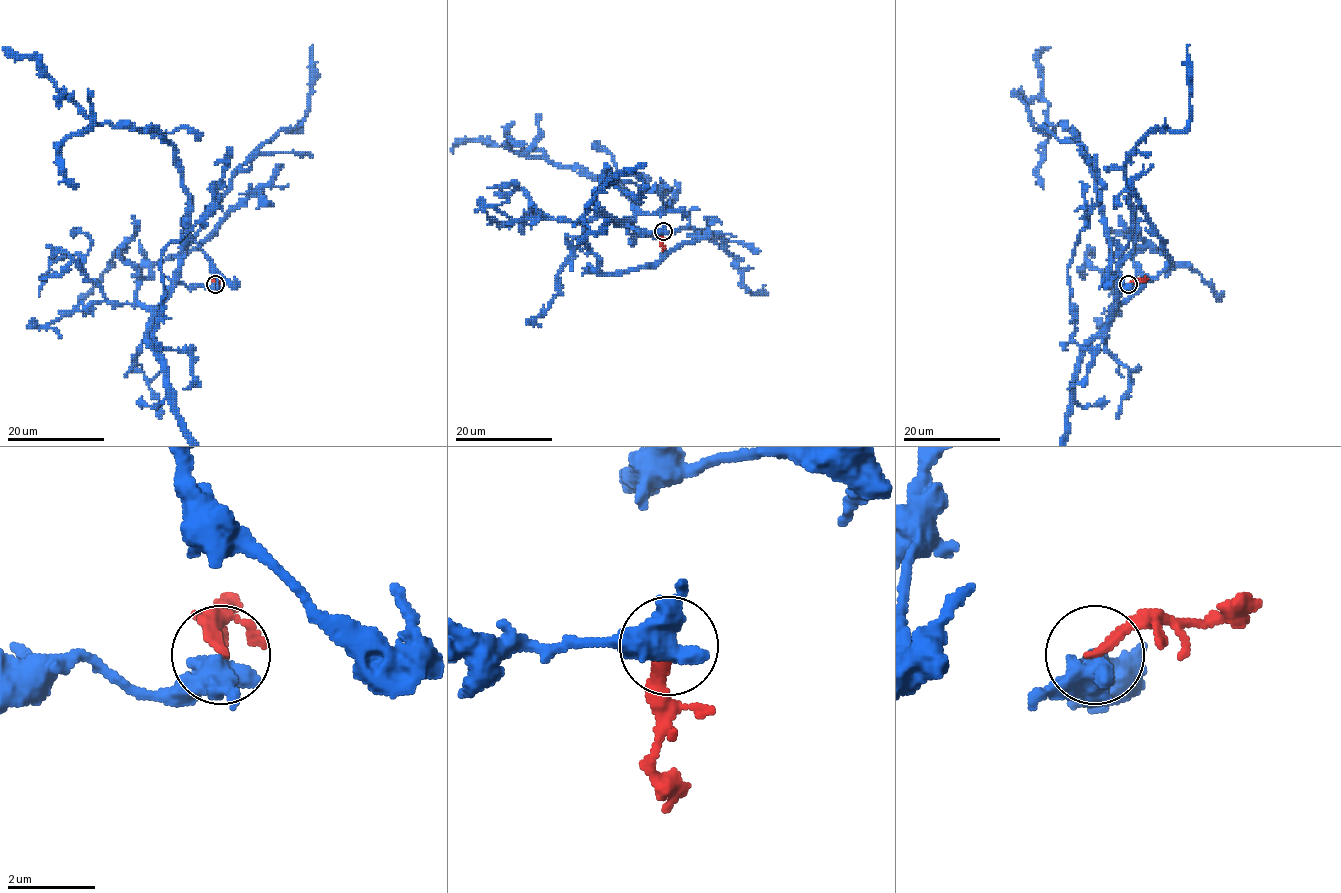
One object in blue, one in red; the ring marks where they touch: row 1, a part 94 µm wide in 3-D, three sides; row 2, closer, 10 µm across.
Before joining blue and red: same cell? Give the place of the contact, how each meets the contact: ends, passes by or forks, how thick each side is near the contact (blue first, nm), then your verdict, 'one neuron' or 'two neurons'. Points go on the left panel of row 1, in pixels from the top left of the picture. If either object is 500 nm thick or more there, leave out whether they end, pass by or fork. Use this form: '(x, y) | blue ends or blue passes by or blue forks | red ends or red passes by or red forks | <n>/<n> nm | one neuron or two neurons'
(215, 284) | 550/220 nm | two neurons

